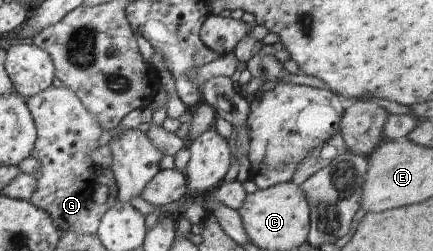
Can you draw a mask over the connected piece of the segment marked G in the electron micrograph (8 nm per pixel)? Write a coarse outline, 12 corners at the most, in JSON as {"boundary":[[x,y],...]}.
{"boundary":[[50,85],[26,101],[37,130],[29,201],[61,233],[96,233],[90,152],[104,129]]}

